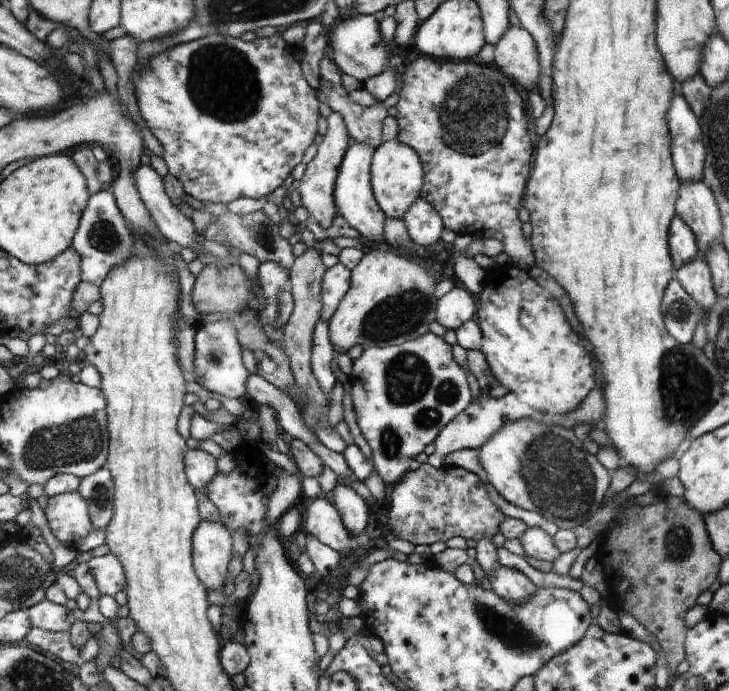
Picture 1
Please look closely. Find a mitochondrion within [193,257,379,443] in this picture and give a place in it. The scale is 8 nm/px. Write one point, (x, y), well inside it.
(215, 359)

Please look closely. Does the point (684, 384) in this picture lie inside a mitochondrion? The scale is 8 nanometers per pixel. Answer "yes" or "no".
yes

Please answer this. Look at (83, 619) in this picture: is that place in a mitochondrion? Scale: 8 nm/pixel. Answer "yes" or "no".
no

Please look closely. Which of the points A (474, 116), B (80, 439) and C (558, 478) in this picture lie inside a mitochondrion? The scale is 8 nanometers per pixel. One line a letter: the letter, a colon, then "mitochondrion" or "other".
A: mitochondrion
B: mitochondrion
C: mitochondrion

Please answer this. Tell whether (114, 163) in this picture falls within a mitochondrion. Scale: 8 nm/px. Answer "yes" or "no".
no

